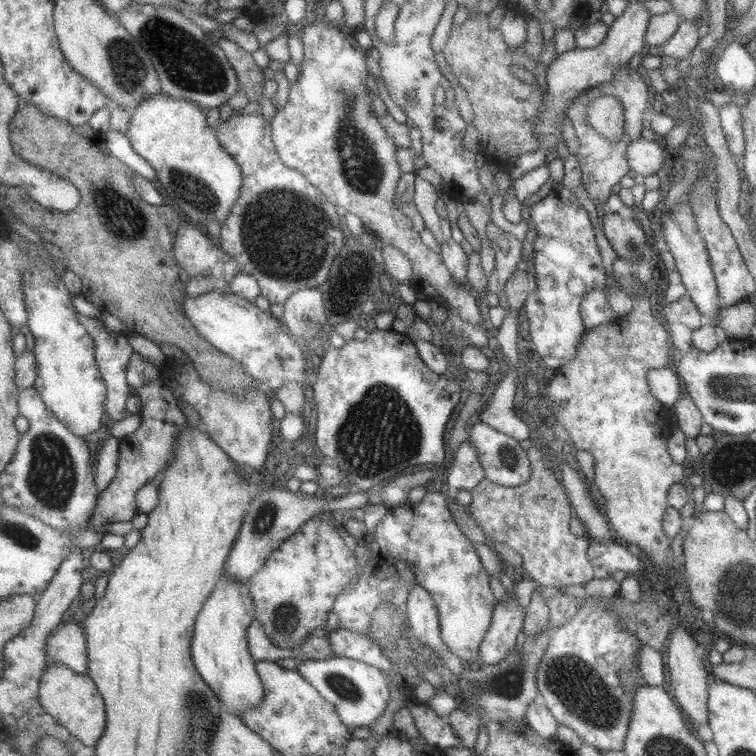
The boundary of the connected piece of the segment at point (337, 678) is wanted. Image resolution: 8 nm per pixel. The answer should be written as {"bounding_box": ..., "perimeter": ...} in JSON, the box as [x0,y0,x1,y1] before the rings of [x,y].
{"bounding_box":[298,656,389,730],"perimeter":[[[331,656],[323,660],[300,662],[298,671],[336,707],[344,724],[351,730],[371,727],[379,716],[385,714],[389,706],[387,675],[365,662],[354,658]]]}

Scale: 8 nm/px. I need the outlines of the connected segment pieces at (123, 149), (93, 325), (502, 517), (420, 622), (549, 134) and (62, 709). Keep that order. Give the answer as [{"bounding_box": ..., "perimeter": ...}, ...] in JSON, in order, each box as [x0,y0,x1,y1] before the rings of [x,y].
[{"bounding_box":[103,129,160,182],"perimeter":[[[109,129],[103,135],[106,139],[106,148],[115,157],[133,167],[133,170],[137,171],[137,174],[145,176],[145,178],[149,178],[153,182],[160,182],[157,176],[157,169],[153,168],[153,165],[146,158],[143,158],[141,153],[135,151],[135,147],[133,147],[128,133]]]},{"bounding_box":[79,313,135,422],"perimeter":[[[79,313],[79,320],[81,324],[85,326],[88,334],[91,335],[96,342],[97,364],[99,364],[101,374],[103,374],[103,378],[108,386],[106,409],[114,422],[119,422],[119,420],[125,418],[127,398],[131,396],[135,389],[128,381],[129,362],[131,362],[132,354],[134,353],[134,348],[129,340],[129,334],[109,330],[109,328],[103,324],[103,320],[101,320],[100,317],[90,318],[89,316],[83,316],[83,314]]]},{"bounding_box":[469,445,595,590],"perimeter":[[[539,445],[531,446],[529,459],[535,464],[535,474],[528,482],[520,486],[500,486],[485,478],[484,481],[471,492],[472,502],[469,511],[472,517],[481,525],[481,528],[489,536],[490,542],[501,542],[507,544],[522,555],[526,576],[535,579],[541,586],[555,586],[563,590],[572,584],[581,584],[595,577],[592,562],[588,557],[588,537],[578,537],[571,531],[571,520],[573,520],[573,505],[568,492],[553,469],[545,465],[545,457]]]},{"bounding_box":[407,582,467,678],"perimeter":[[[417,582],[409,592],[407,604],[408,622],[415,638],[435,648],[437,656],[447,667],[450,667],[455,678],[460,677],[467,666],[465,664],[463,666],[463,659],[449,649],[449,645],[441,635],[440,612],[431,592]]]},{"bounding_box":[535,1,653,151],"perimeter":[[[633,1],[628,3],[625,10],[615,18],[603,38],[603,42],[589,49],[577,49],[558,55],[558,57],[548,65],[547,74],[547,96],[545,96],[545,108],[539,114],[539,122],[535,124],[535,131],[541,137],[541,149],[556,151],[556,146],[562,137],[562,128],[565,119],[569,117],[569,109],[573,99],[585,89],[594,87],[599,83],[611,81],[613,71],[623,64],[627,64],[631,58],[637,54],[643,54],[646,43],[644,34],[653,14],[649,13],[643,3]]]},{"bounding_box":[40,663,108,747],"perimeter":[[[52,663],[44,673],[40,685],[40,702],[49,715],[86,746],[96,747],[104,738],[108,729],[106,703],[96,683],[88,674],[78,674],[61,664]]]}]

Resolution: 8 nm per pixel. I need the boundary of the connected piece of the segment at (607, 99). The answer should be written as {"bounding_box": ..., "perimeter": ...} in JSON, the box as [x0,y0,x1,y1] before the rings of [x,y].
{"bounding_box":[585,95,623,142],"perimeter":[[[615,95],[595,98],[587,105],[585,112],[593,132],[599,132],[608,142],[619,140],[623,134],[623,105]]]}

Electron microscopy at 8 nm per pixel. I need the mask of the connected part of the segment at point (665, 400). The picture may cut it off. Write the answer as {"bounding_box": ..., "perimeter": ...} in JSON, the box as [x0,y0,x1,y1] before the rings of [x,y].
{"bounding_box":[645,367,683,407],"perimeter":[[[667,367],[649,368],[645,374],[645,379],[647,379],[647,385],[649,385],[653,398],[666,407],[675,404],[675,400],[679,398],[683,389],[682,382],[675,370]]]}

